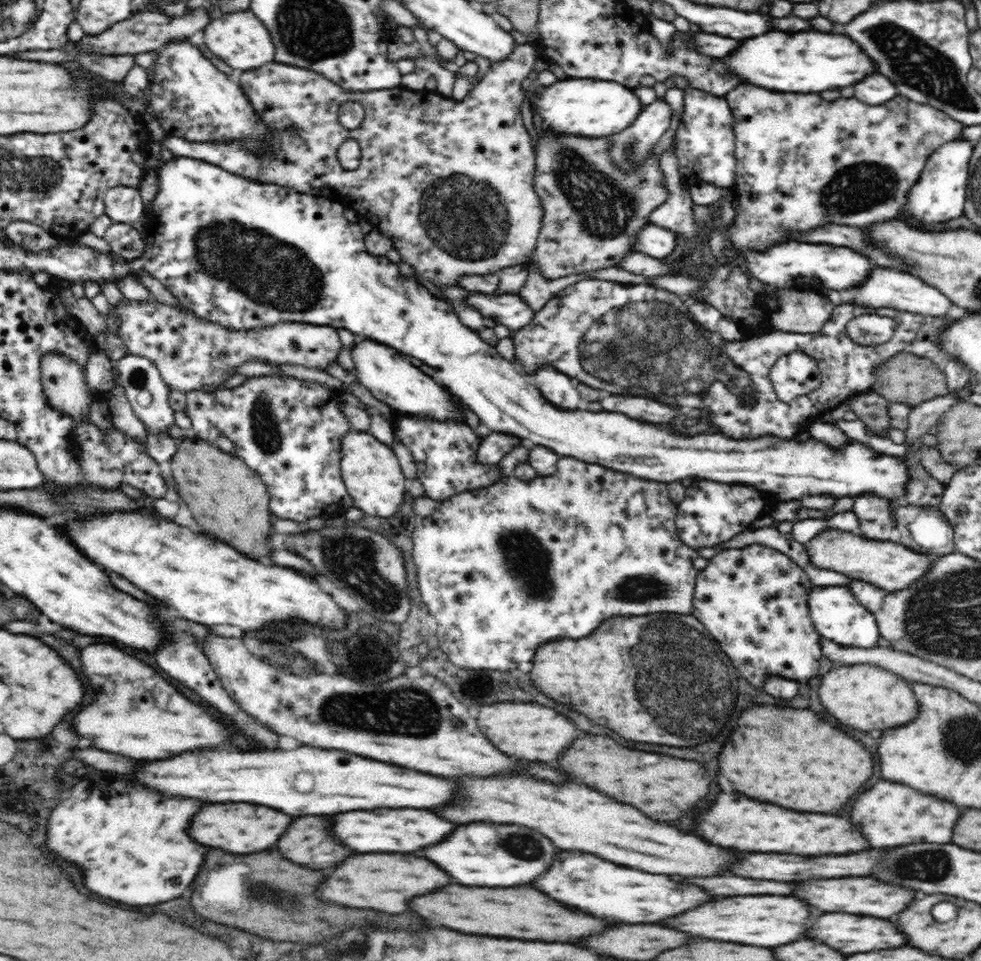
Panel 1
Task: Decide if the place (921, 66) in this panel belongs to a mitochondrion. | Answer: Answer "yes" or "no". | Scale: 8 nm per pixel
yes

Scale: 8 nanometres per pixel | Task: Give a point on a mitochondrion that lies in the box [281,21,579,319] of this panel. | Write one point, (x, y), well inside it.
(464, 213)

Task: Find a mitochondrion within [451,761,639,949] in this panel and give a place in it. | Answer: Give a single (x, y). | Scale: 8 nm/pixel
(525, 846)

